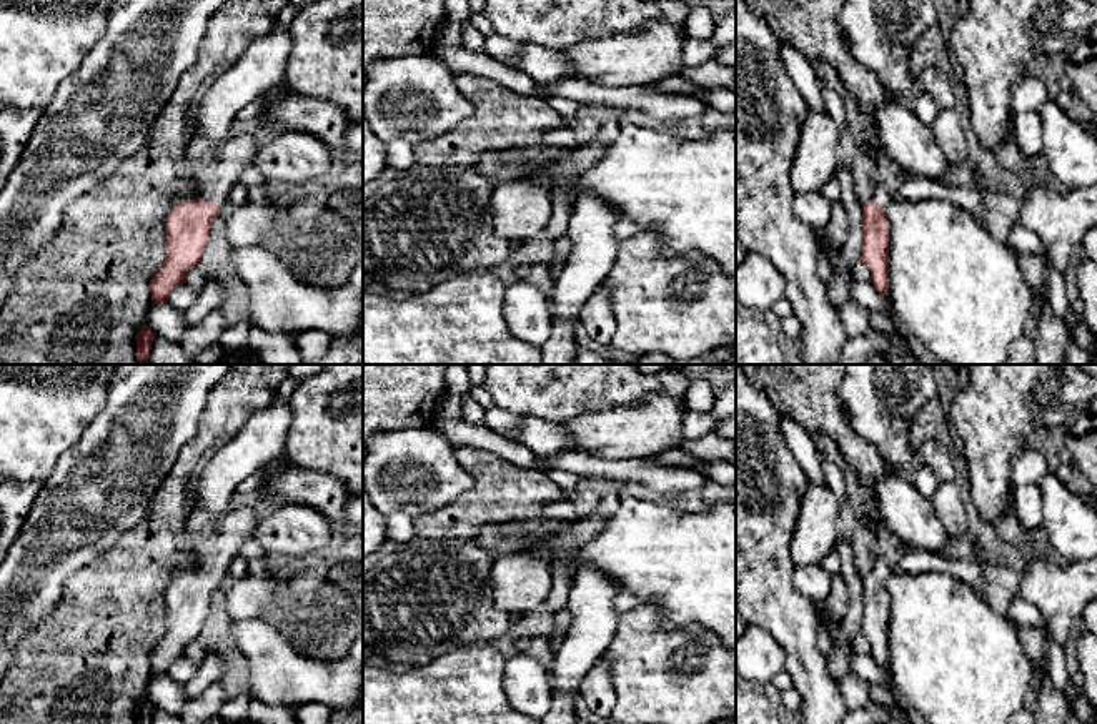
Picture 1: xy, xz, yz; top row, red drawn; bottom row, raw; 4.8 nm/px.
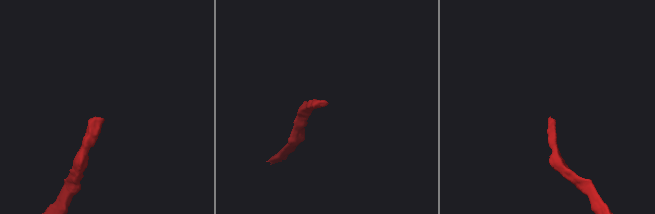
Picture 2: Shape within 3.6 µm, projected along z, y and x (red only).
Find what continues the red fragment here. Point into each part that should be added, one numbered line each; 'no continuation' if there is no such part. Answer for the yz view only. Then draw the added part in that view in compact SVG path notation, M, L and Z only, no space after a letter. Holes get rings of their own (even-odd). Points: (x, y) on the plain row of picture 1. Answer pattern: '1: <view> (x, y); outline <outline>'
1: yz (881, 568); outline M882 556L877 558L872 574L876 574L881 581L887 581L892 574L894 568L891 568Z

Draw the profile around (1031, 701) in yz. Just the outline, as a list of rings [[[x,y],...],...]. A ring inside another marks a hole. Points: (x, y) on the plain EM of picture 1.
[[[1035,666],[1032,672],[1032,681],[1024,701],[1024,707],[1029,709],[1030,712],[1035,712],[1039,694],[1042,691],[1042,681],[1044,681],[1044,671],[1040,666]]]

